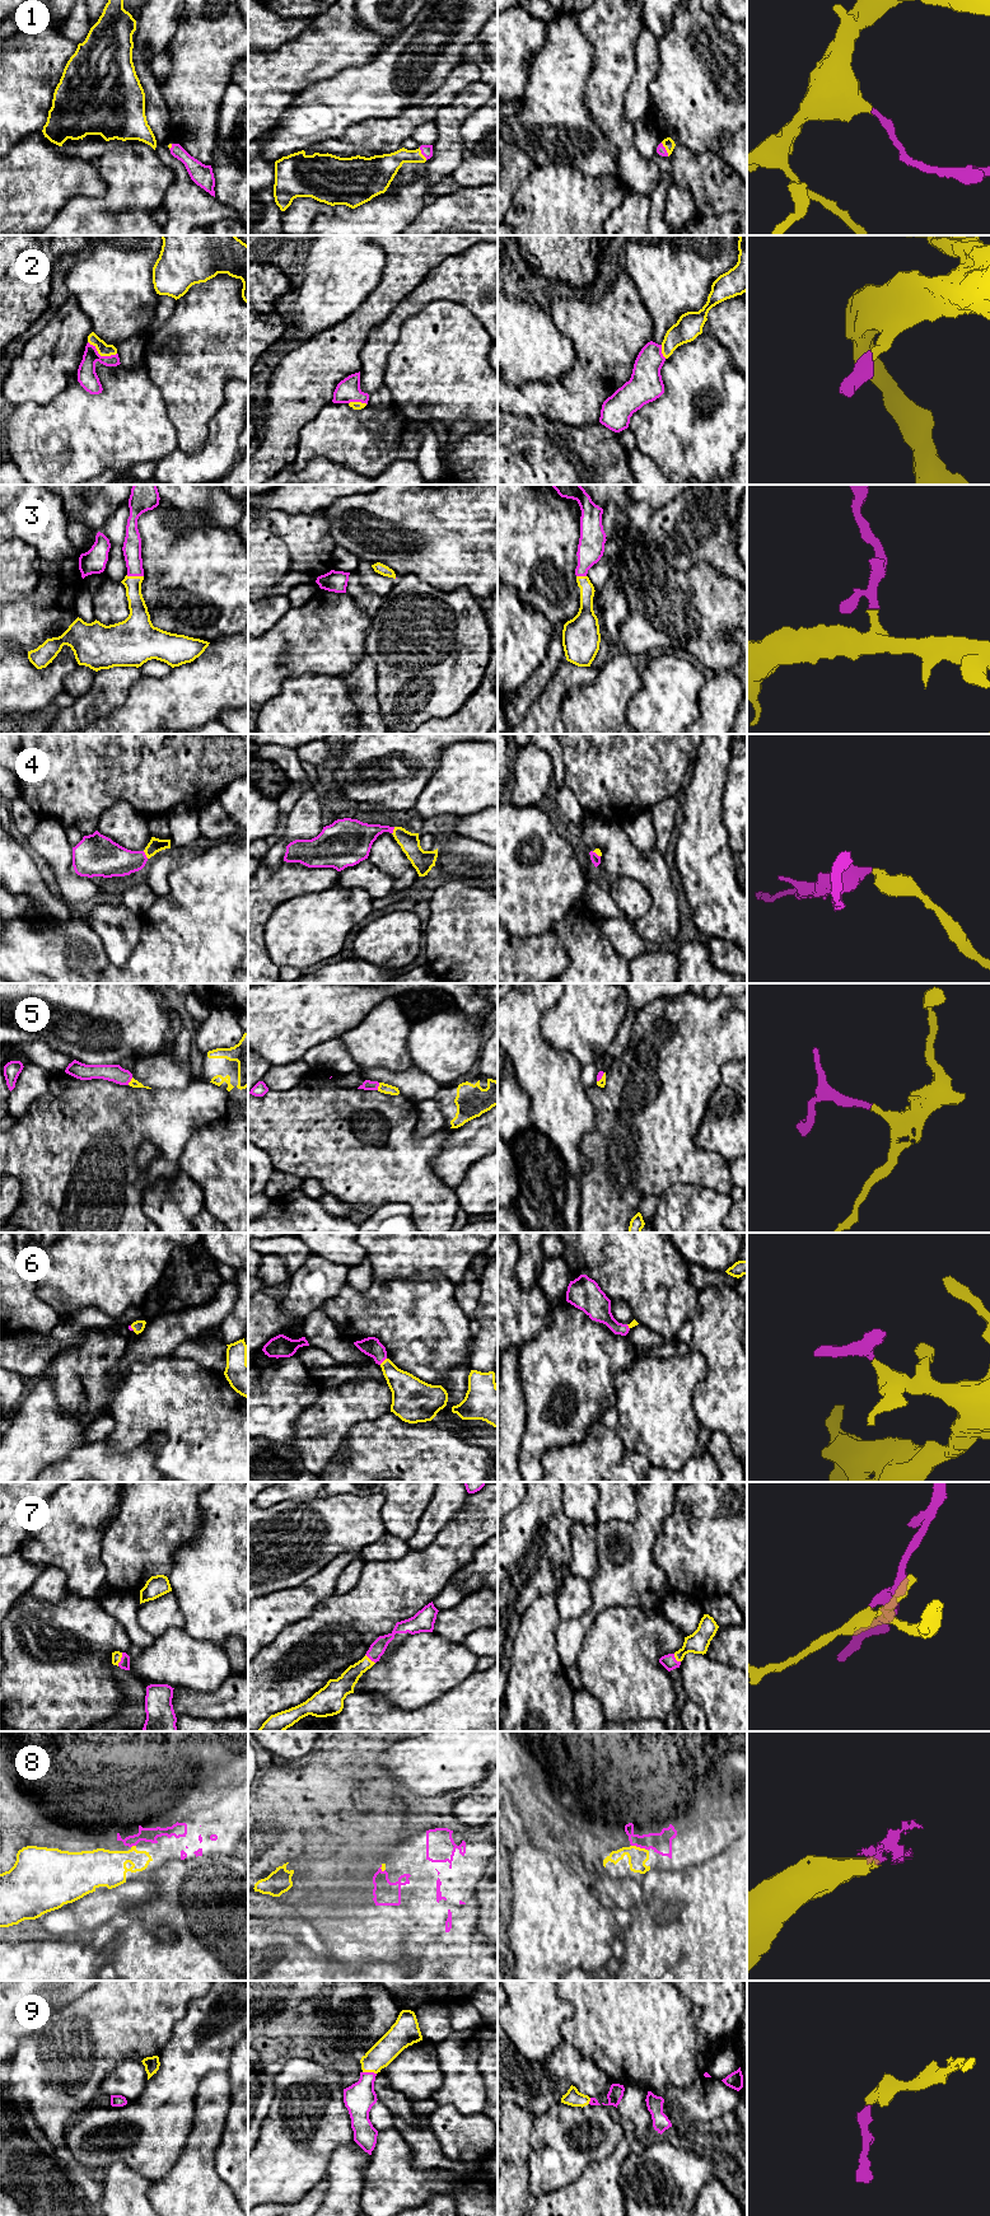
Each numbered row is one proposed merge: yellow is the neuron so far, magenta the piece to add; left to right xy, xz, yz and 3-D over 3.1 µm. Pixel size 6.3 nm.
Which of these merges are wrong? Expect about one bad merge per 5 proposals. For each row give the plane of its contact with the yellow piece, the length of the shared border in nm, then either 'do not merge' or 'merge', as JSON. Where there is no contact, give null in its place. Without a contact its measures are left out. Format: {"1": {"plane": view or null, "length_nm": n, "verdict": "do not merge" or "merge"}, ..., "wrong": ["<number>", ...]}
{"1": {"plane": "yz", "length_nm": 100, "verdict": "merge"}, "2": {"plane": "xy", "length_nm": 200, "verdict": "merge"}, "3": {"plane": "xy", "length_nm": 110, "verdict": "merge"}, "4": {"plane": "xy", "length_nm": 60, "verdict": "merge"}, "5": {"plane": "xy", "length_nm": 60, "verdict": "merge"}, "6": {"plane": "xz", "length_nm": 60, "verdict": "merge"}, "7": {"plane": "xy", "length_nm": 90, "verdict": "merge"}, "8": {"plane": "yz", "length_nm": 110, "verdict": "merge"}, "9": {"plane": "xz", "length_nm": 90, "verdict": "merge"}, "wrong": []}

